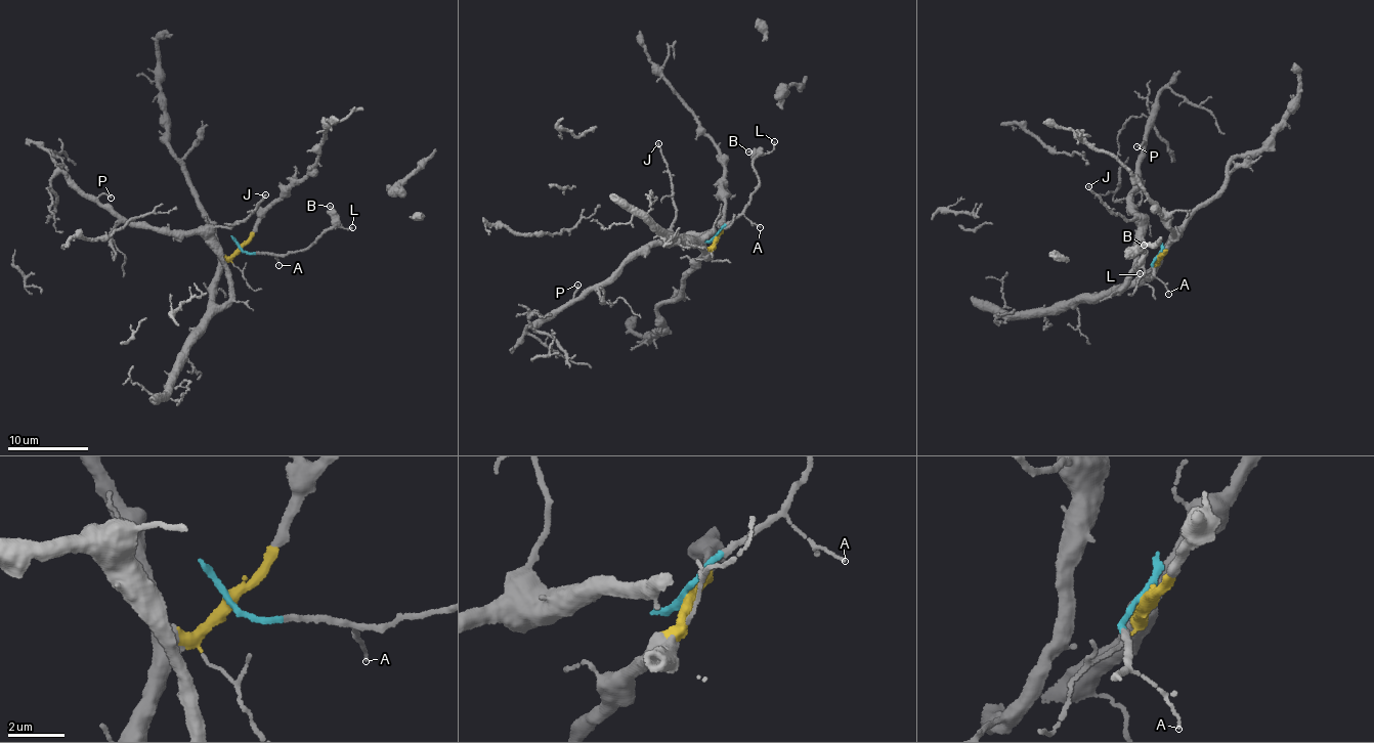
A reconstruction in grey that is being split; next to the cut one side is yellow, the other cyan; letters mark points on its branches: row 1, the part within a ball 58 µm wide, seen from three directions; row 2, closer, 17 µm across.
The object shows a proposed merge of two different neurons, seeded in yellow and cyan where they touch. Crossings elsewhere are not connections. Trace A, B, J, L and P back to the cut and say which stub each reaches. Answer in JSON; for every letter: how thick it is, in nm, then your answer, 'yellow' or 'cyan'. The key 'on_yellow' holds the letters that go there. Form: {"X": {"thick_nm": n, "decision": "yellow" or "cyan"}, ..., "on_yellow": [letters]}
{"A": {"thick_nm": 80, "decision": "cyan"}, "B": {"thick_nm": 200, "decision": "cyan"}, "J": {"thick_nm": 130, "decision": "yellow"}, "L": {"thick_nm": 120, "decision": "cyan"}, "P": {"thick_nm": 140, "decision": "yellow"}, "on_yellow": ["J", "P"]}

